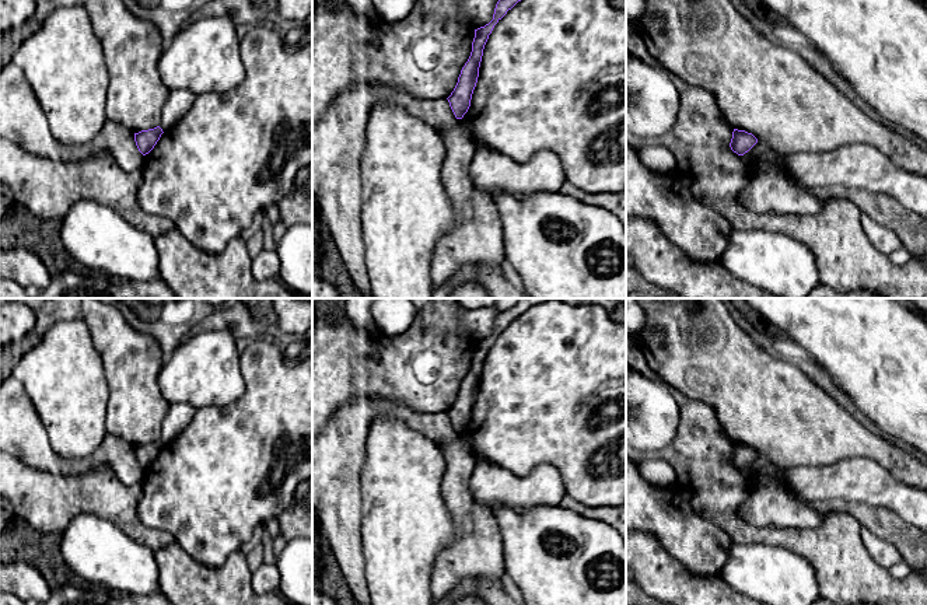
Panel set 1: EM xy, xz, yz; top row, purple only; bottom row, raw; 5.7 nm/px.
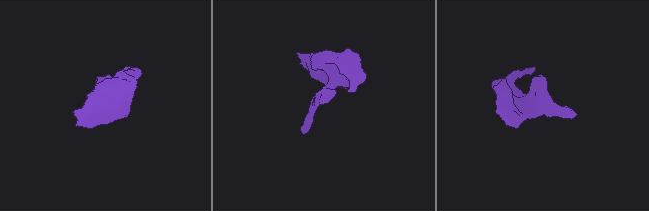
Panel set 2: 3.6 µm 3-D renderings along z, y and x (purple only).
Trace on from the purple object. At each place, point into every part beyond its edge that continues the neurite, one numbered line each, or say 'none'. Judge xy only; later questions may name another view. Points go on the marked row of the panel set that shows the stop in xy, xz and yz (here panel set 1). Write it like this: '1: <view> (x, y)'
none

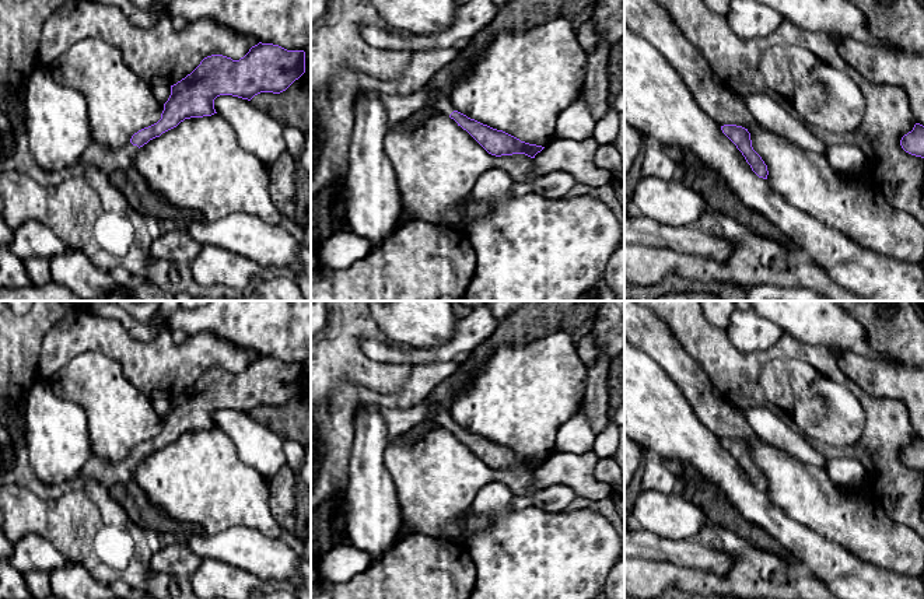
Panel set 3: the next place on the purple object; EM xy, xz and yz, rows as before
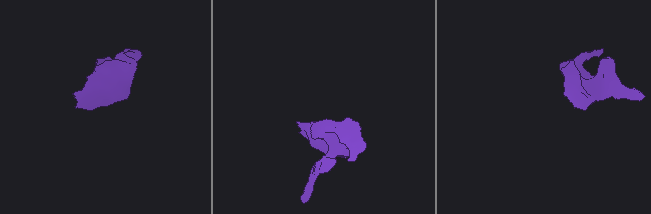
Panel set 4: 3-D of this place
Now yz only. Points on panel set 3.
none

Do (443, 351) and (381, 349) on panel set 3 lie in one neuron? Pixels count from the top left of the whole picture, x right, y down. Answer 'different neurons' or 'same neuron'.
same neuron

